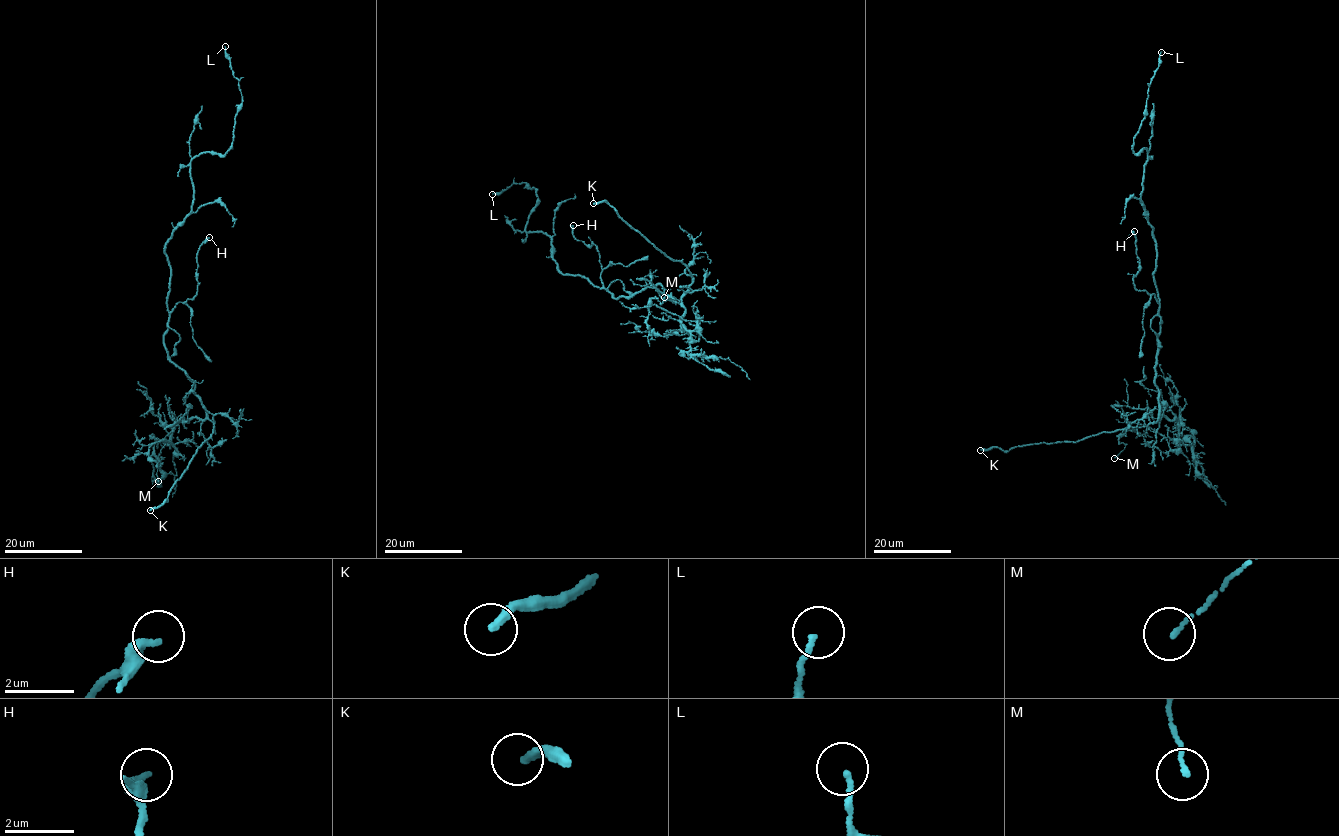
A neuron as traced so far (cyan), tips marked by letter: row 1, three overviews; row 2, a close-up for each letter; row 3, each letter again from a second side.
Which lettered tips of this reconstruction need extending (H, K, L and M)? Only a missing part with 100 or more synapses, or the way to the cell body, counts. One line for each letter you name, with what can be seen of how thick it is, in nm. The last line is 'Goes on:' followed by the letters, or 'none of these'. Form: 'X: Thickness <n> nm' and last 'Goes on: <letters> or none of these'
K: Thickness 240 nm
Goes on: K

